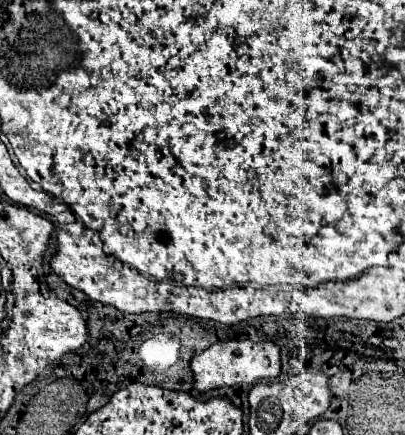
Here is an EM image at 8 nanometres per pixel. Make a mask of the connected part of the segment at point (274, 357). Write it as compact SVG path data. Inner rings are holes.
M226 340L210 346L208 350L196 354L190 360L190 370L194 376L194 390L200 394L224 386L250 386L260 380L270 380L280 374L280 350L274 342L252 342L252 340Z

